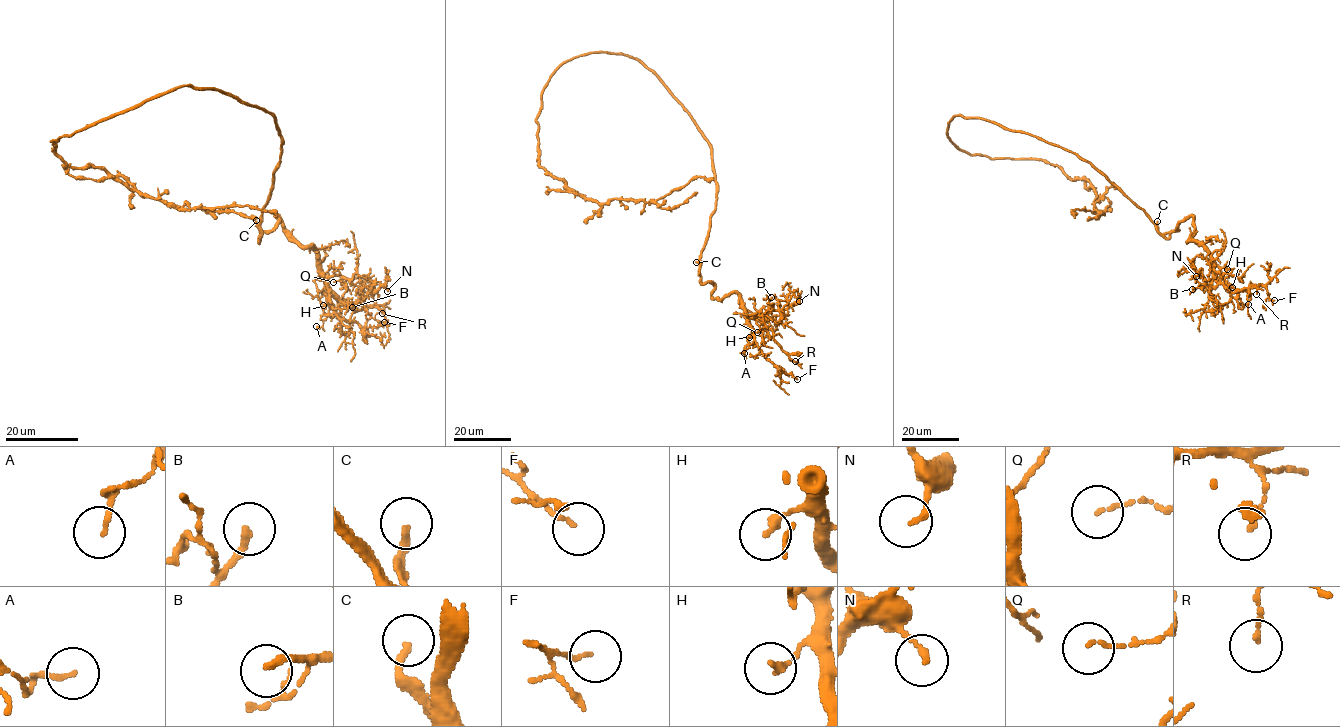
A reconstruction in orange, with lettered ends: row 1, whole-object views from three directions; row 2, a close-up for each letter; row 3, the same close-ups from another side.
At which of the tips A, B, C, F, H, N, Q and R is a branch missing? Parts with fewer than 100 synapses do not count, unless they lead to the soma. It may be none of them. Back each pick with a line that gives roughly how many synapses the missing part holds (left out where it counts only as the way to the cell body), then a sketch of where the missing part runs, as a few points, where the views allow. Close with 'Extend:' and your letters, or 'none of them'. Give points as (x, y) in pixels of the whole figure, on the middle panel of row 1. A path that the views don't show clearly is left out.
C: (696, 262), (702, 270), (710, 271), (748, 242), (770, 233), (786, 235)
Extend: C

